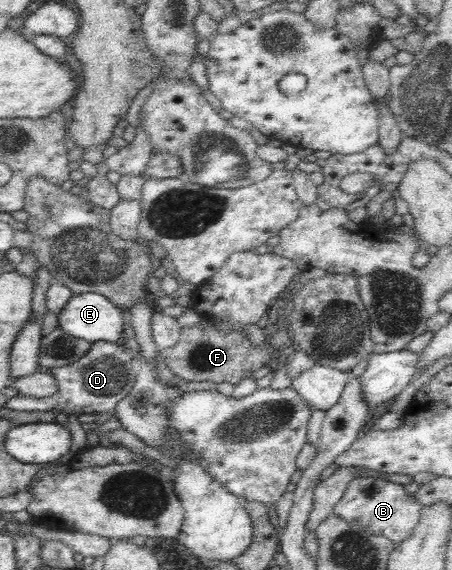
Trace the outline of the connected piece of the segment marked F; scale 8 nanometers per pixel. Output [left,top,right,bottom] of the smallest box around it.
[160,326,273,385]

